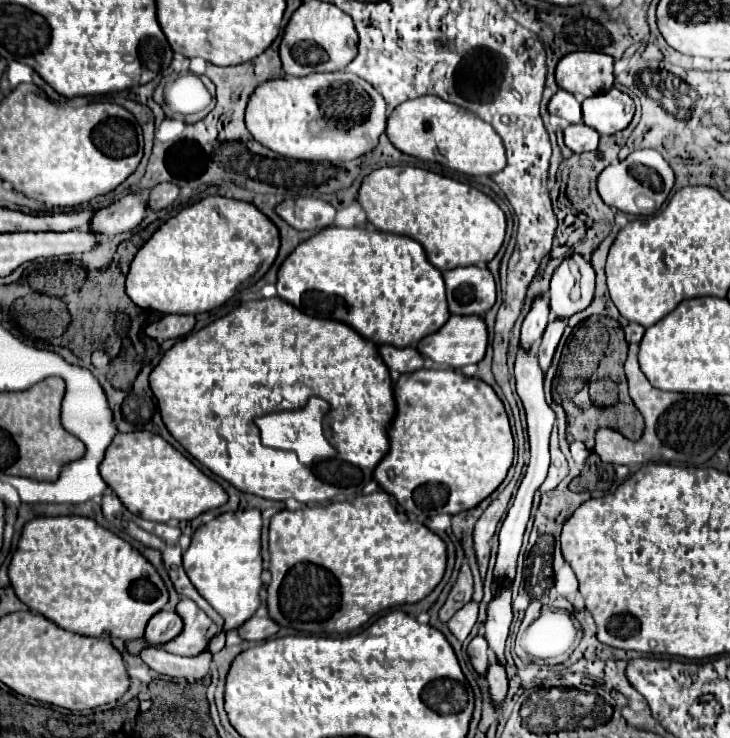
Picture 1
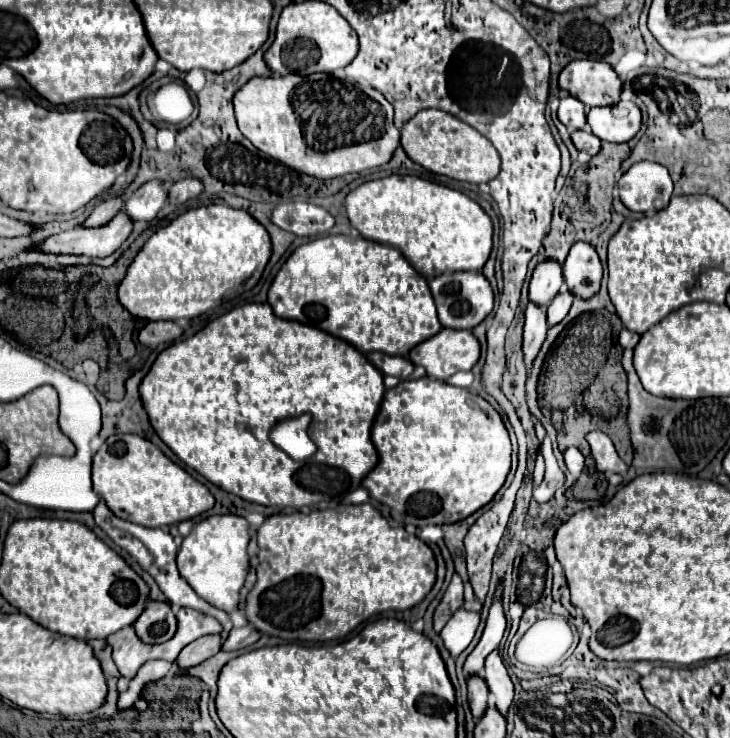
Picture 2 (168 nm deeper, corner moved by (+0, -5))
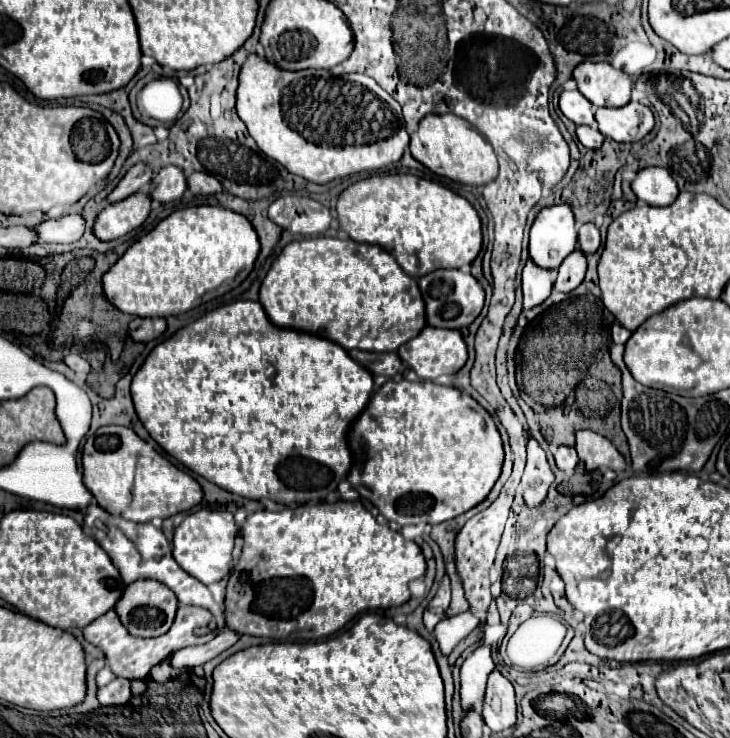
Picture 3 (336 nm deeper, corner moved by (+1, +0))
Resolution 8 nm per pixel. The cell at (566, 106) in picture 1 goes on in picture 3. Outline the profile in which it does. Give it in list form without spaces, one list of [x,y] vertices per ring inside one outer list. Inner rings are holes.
[[[565,90],[565,92],[561,92],[559,108],[577,126],[579,124],[593,126],[593,128],[597,126],[595,118],[593,118],[593,104],[587,98],[583,98],[579,90]]]

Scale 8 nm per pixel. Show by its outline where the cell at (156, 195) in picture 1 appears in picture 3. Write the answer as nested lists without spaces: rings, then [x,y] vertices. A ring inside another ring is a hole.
[[[193,172],[193,174],[187,178],[187,188],[189,188],[193,194],[215,194],[215,192],[221,190],[221,184],[219,184],[211,174]]]

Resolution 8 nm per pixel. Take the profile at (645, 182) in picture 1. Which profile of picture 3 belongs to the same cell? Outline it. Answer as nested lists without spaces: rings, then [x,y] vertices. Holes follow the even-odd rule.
[[[657,166],[641,168],[631,182],[631,190],[639,200],[647,202],[649,206],[669,206],[679,194],[673,176],[665,168]]]

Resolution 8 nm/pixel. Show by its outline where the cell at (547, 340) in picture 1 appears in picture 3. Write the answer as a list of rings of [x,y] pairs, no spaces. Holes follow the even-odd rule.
[[[575,250],[571,252],[571,256],[567,256],[567,260],[563,260],[563,264],[559,266],[559,274],[557,280],[553,284],[555,292],[573,292],[585,278],[585,270],[587,270],[587,260],[583,256],[583,252]]]

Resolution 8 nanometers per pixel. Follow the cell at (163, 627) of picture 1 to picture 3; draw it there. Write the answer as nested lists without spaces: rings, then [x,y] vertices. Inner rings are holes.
[[[137,580],[125,588],[123,600],[119,600],[119,604],[115,606],[115,612],[119,614],[129,634],[141,636],[141,638],[153,638],[153,636],[165,634],[171,628],[177,612],[177,598],[165,584],[159,584],[155,580]]]

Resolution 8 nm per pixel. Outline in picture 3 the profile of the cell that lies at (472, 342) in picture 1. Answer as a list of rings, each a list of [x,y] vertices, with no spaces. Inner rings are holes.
[[[425,326],[419,336],[403,344],[403,348],[397,350],[403,363],[410,369],[415,370],[418,379],[430,380],[436,384],[452,385],[452,379],[467,362],[467,344],[463,340],[463,334],[459,330],[447,330],[447,328],[435,328]]]

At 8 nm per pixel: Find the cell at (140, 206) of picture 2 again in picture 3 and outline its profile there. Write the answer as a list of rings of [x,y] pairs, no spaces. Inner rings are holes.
[[[165,166],[163,170],[159,170],[153,176],[149,196],[151,196],[151,200],[157,200],[157,202],[165,204],[165,202],[171,202],[175,198],[181,198],[185,188],[187,188],[187,182],[185,182],[185,176],[183,176],[181,168]]]

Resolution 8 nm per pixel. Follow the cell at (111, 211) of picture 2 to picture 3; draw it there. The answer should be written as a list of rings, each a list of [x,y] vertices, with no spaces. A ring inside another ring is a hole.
[[[135,164],[123,178],[121,182],[115,186],[115,190],[107,196],[107,204],[113,204],[113,202],[119,202],[131,194],[137,194],[137,192],[143,192],[149,188],[149,182],[151,182],[151,168],[147,164]]]

